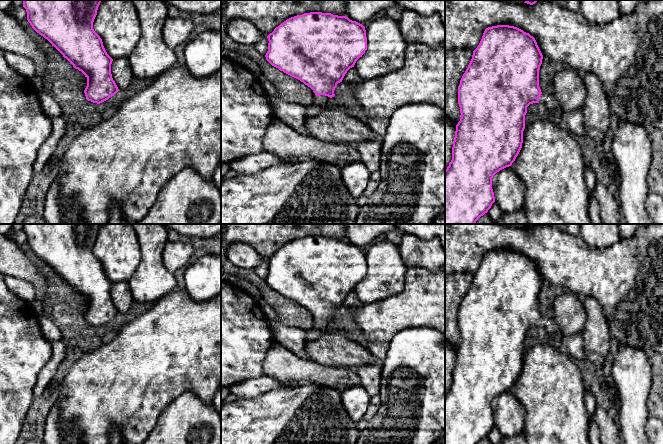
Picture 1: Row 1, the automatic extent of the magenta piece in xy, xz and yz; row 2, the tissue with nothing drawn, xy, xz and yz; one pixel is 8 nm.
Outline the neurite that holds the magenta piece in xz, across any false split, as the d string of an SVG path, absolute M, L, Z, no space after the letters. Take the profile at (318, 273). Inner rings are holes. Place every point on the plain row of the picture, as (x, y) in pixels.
M310 236L291 241L276 251L267 262L269 267L268 275L265 279L266 284L280 295L303 306L316 319L314 327L306 330L304 342L316 339L327 332L329 323L335 320L334 314L337 308L342 306L347 295L354 291L356 285L367 274L365 251L346 240L338 240L331 237Z

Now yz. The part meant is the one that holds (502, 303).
M509 249L485 253L458 310L461 342L456 349L452 384L445 394L445 444L478 444L491 432L495 426L492 402L500 394L511 390L518 380L523 367L525 339L530 328L539 327L546 336L562 336L556 321L542 317L539 311L542 283L537 266L529 257Z

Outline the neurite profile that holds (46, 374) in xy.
M51 342L51 358L46 363L46 365L41 369L38 374L34 389L33 395L35 398L40 397L45 391L46 387L49 385L50 381L57 372L57 369L61 362L66 356L66 349L64 348L54 348L53 344L56 342Z

